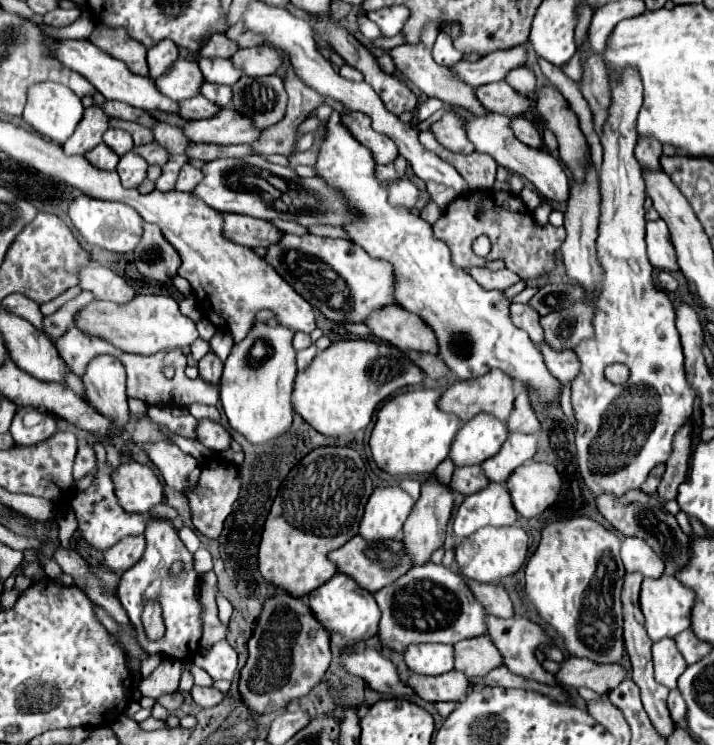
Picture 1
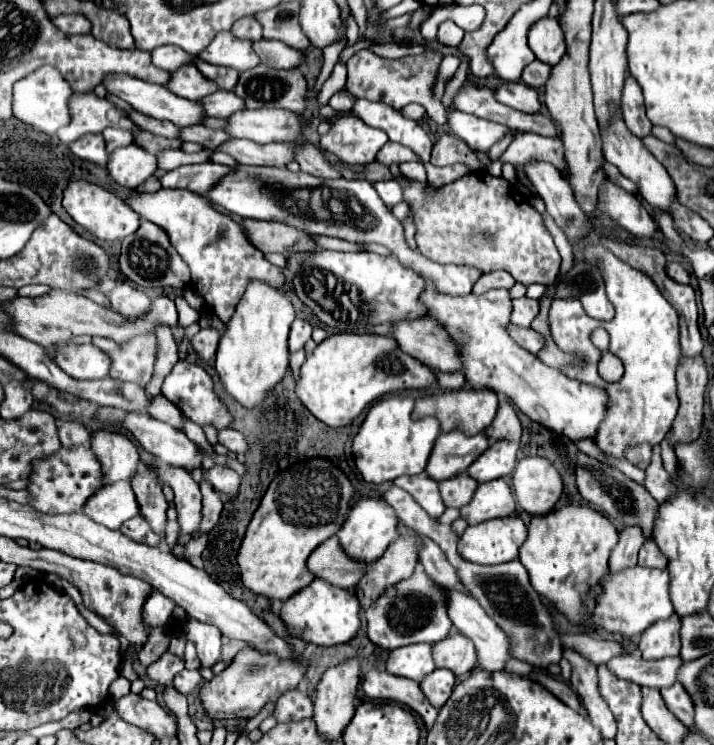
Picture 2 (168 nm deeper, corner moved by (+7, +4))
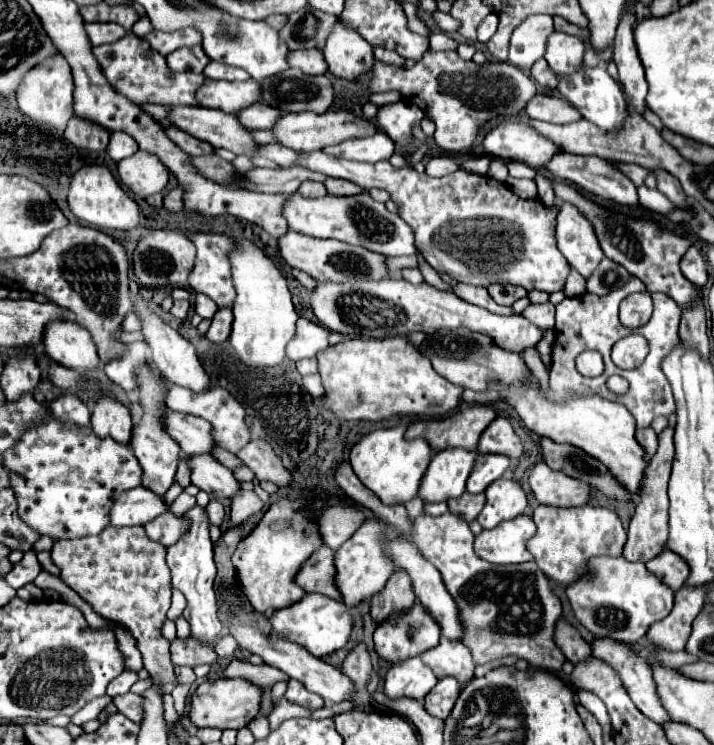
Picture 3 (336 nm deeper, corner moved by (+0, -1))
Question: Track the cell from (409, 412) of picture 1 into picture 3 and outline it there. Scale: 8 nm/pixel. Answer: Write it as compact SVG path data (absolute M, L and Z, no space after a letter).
M401 423L391 429L377 429L369 435L365 435L349 453L349 461L357 477L363 481L365 487L369 487L381 501L387 505L391 503L405 503L413 497L417 497L421 479L429 467L433 449L427 443L427 439L405 439L407 425Z

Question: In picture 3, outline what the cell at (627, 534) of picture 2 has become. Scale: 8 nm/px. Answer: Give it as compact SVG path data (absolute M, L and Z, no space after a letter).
M667 427L659 435L659 449L649 461L643 479L641 479L641 495L637 499L637 511L627 529L627 543L623 547L623 557L629 561L649 561L657 557L665 549L667 541L667 511L669 511L669 497L667 497L667 481L671 475L671 461L673 461L673 429Z

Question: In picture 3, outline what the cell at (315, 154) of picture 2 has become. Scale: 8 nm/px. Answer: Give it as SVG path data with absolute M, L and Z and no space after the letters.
M329 177L329 179L325 179L323 185L327 187L327 191L329 191L331 195L351 195L351 193L361 193L361 187L353 185L351 181L345 181L345 179L333 179L333 177Z

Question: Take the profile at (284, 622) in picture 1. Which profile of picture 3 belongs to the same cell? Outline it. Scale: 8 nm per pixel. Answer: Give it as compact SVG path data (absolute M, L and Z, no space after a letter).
M217 679L217 681L203 681L193 697L191 697L191 721L197 727L215 727L215 729L241 729L247 727L249 721L253 721L259 713L263 699L263 687L251 683L249 679Z

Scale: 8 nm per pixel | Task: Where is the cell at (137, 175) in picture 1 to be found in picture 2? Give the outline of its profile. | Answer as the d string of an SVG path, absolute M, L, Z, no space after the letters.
M136 144L118 148L108 158L110 176L124 188L138 188L156 172L156 168L156 156Z

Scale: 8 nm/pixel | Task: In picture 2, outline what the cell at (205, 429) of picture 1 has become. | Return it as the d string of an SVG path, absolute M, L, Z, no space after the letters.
M234 428L218 432L218 440L232 454L246 454L248 452L248 442L246 442L244 434L238 432L238 430L234 430Z

